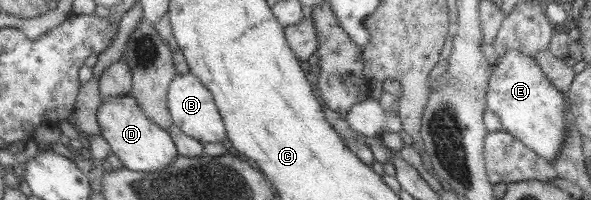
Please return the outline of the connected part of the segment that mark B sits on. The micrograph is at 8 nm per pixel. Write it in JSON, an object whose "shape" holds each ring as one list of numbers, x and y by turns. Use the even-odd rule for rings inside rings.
{"shape":[[189,72,176,75,167,89,166,107,168,108,171,123,180,128,182,133,203,143,221,142,227,137,225,127,212,100,212,95,194,75]]}

